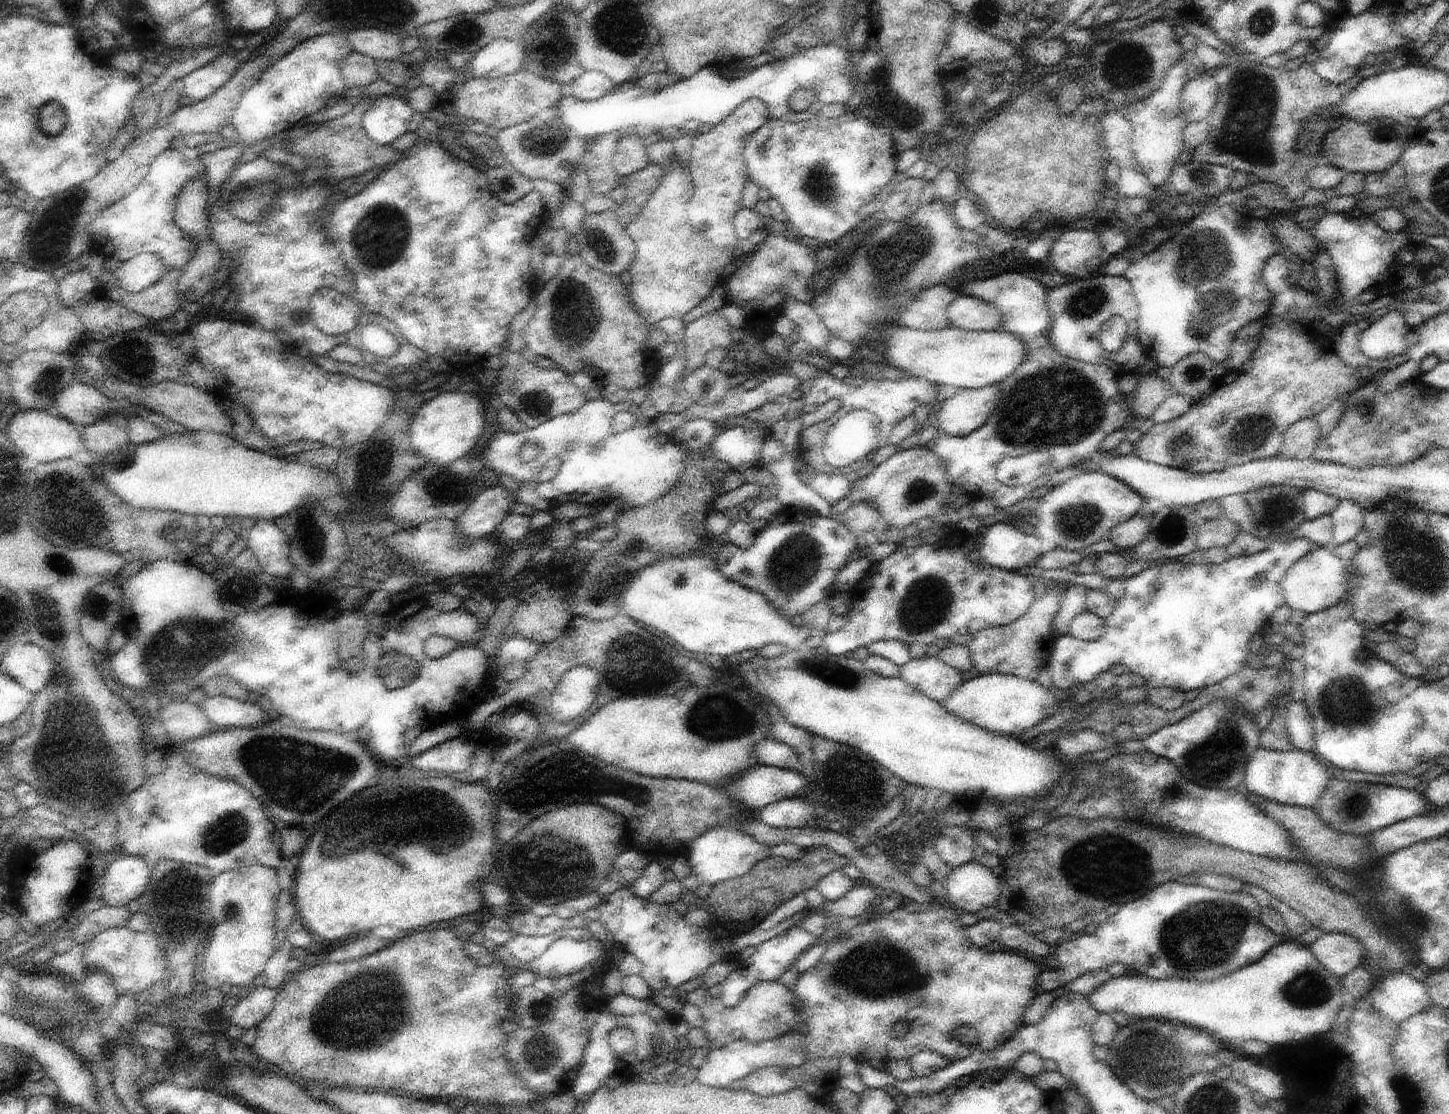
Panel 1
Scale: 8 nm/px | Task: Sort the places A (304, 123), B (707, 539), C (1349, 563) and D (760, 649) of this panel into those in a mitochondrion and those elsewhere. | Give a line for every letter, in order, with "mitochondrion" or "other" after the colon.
A: other
B: other
C: other
D: other

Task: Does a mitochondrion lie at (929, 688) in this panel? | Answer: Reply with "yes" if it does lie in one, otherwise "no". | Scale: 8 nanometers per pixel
no

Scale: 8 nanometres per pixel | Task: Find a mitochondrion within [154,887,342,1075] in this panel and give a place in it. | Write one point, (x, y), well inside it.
(231, 912)

